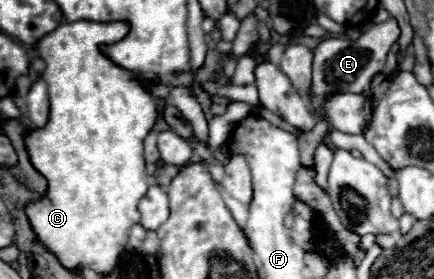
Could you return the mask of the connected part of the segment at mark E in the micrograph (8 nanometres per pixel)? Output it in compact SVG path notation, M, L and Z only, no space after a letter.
M394 17L384 23L370 23L368 29L360 35L358 41L350 43L348 37L330 37L324 39L314 49L314 65L312 65L312 105L318 113L322 113L322 101L332 91L350 91L350 93L370 93L370 83L376 73L382 71L386 63L386 55L394 43L400 39L400 27Z

